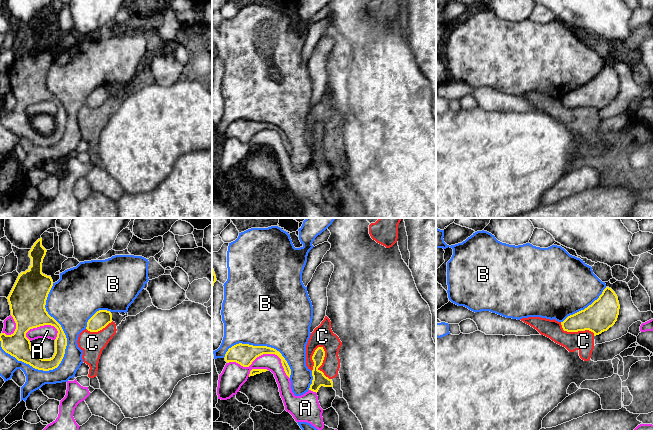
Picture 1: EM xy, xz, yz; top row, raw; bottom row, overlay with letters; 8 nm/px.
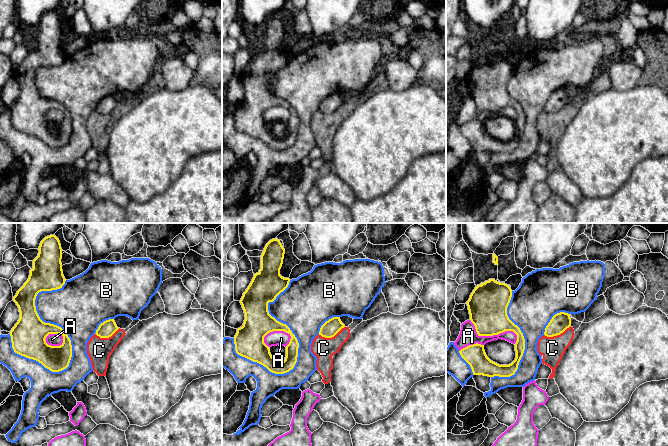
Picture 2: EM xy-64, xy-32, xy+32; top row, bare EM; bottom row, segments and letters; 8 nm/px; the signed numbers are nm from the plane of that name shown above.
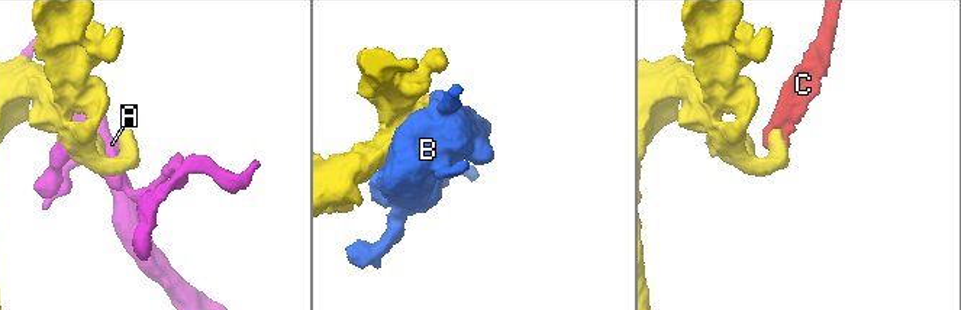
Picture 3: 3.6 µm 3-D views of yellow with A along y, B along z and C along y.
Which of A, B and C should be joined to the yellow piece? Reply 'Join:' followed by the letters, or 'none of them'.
Join: none of them

